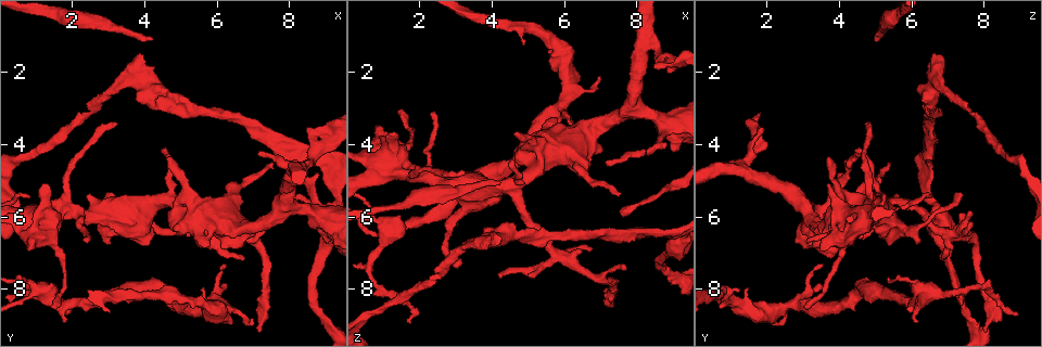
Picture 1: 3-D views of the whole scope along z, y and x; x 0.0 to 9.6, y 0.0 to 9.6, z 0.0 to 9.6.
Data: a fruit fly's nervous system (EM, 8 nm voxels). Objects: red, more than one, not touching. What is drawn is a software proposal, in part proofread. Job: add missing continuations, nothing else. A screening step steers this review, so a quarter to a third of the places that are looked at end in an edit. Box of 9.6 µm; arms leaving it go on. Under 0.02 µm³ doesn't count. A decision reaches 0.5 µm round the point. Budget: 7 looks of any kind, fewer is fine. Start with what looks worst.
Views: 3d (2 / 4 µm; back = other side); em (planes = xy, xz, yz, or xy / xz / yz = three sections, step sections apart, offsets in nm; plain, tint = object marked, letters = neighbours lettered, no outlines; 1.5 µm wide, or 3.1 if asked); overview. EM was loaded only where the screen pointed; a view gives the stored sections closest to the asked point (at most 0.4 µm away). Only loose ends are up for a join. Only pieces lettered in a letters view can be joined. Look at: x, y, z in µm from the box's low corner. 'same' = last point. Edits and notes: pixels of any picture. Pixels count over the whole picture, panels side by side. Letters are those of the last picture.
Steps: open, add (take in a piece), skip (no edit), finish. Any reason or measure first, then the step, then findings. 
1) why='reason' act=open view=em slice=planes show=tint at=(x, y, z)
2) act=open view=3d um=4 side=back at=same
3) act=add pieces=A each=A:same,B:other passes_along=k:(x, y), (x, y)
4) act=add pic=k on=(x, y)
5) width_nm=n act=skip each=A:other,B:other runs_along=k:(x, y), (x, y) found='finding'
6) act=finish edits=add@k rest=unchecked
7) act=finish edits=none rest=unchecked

why='an open end' act=open view=em slice=planes show=letters at=(4.20, 1.05, 5.15)

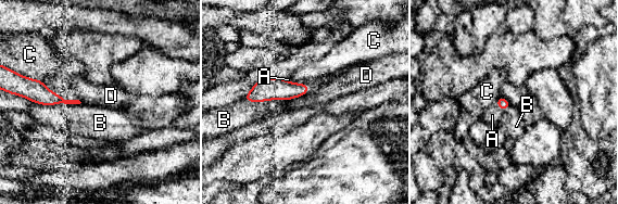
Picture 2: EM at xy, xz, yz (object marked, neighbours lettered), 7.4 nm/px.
longest_contact=B:360nm act=add pieces=A each=A:same,B:other,C:other,D:other found='the neuron continues'

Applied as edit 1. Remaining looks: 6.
why='redraw' act=open view=overview

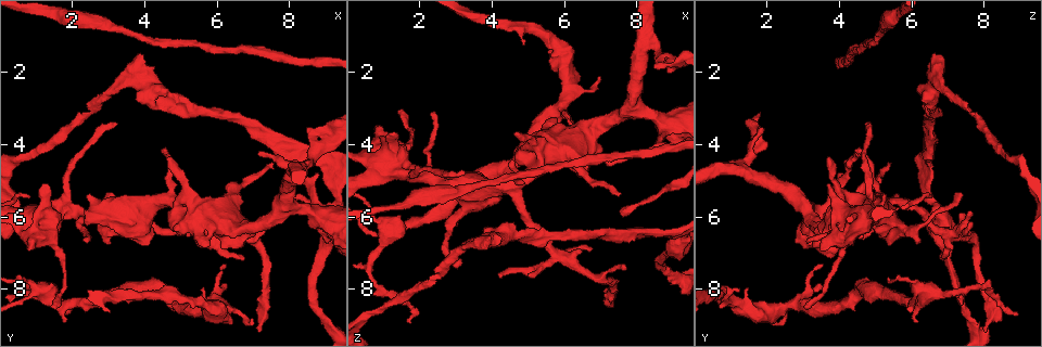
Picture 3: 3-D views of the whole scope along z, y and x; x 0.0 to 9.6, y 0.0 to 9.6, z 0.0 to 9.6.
act=open view=3d um=2 at=(6.95, 8.80, 2.15)

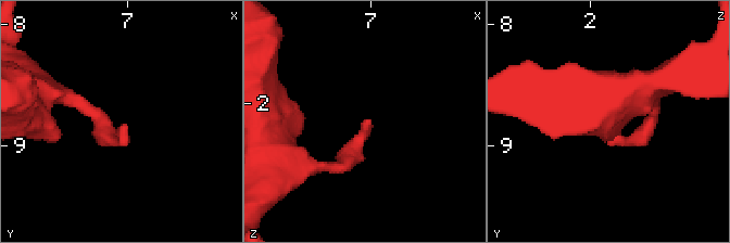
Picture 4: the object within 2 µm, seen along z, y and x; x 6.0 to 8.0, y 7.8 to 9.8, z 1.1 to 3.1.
why='now the EM' act=open view=em slice=xy step=8 show=letters at=(6.98, 8.82, 2.12)

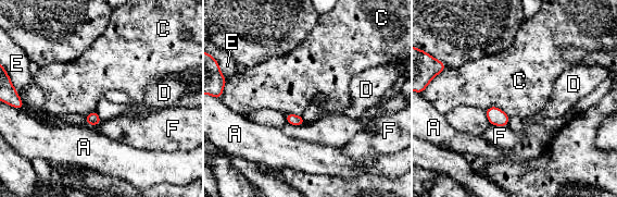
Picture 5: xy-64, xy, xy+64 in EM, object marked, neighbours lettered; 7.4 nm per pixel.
why='another direction' act=open view=em slice=planes show=letters at=same

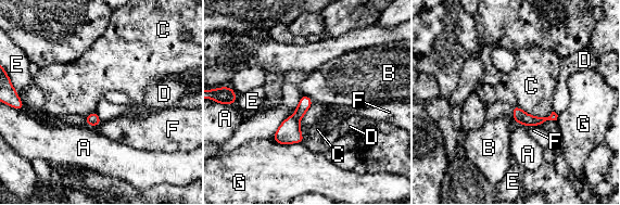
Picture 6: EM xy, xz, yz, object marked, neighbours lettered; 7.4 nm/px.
longest_contact=C:300nm act=skip each=A:other,B:other,C:other,D:other,E:other,F:other,G:other runs_along=6:(515, 109), (526, 119), (554, 117) found='no lettered piece goes on from it'

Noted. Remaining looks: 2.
why='branch stops here' act=open view=em slice=xz step=8 show=tint at=(7.15, 4.20, 4.50)

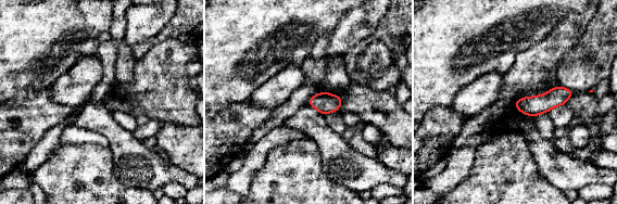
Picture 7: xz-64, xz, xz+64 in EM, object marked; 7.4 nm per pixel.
why='cut it another way' act=open view=em slice=planes show=letters at=same

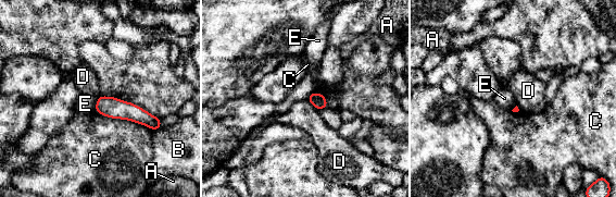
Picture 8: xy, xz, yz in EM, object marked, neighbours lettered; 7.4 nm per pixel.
act=skip each=A:other,B:other,C:other,D:other,E:other runs_along=8:(99, 102), (158, 122) found='no lettered piece goes on from it'

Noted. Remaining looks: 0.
act=finish edits=add@2 rest=unchecked

